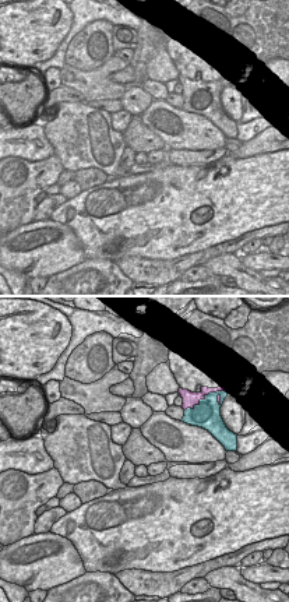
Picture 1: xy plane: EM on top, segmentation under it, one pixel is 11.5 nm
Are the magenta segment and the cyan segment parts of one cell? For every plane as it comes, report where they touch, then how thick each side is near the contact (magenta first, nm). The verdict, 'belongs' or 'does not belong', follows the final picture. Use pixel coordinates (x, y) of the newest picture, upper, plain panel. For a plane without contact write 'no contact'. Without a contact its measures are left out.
contact (204, 84); calibres 160 and 320 nm

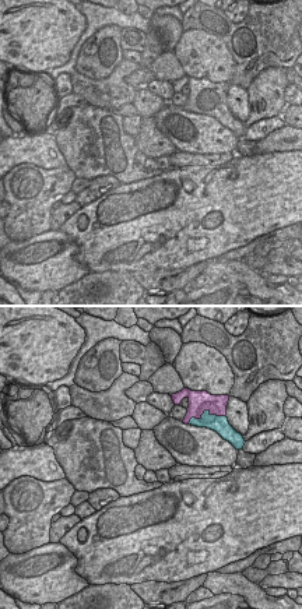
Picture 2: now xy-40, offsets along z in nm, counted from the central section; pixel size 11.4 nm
contact (206, 97); calibres 260 and 190 nm

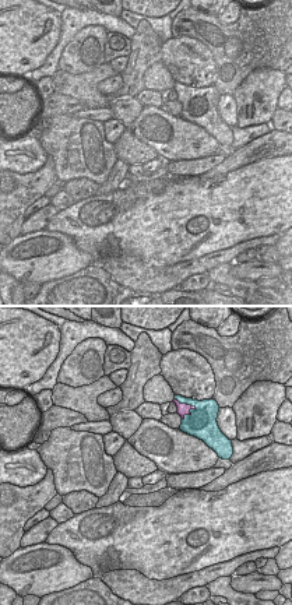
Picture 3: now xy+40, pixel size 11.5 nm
contact (186, 91); calibres 130 and 300 nm

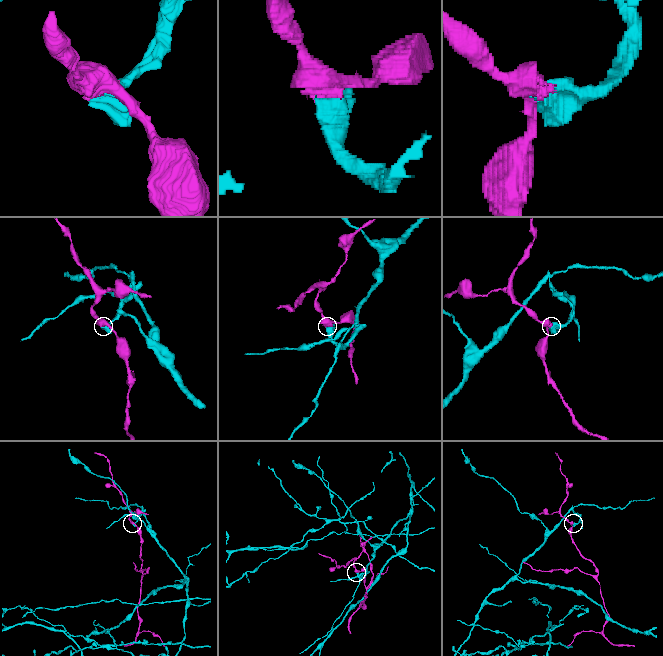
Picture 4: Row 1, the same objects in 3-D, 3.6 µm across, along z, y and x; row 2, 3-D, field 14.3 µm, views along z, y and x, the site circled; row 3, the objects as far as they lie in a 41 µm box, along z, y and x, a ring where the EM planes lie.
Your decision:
does not belong

